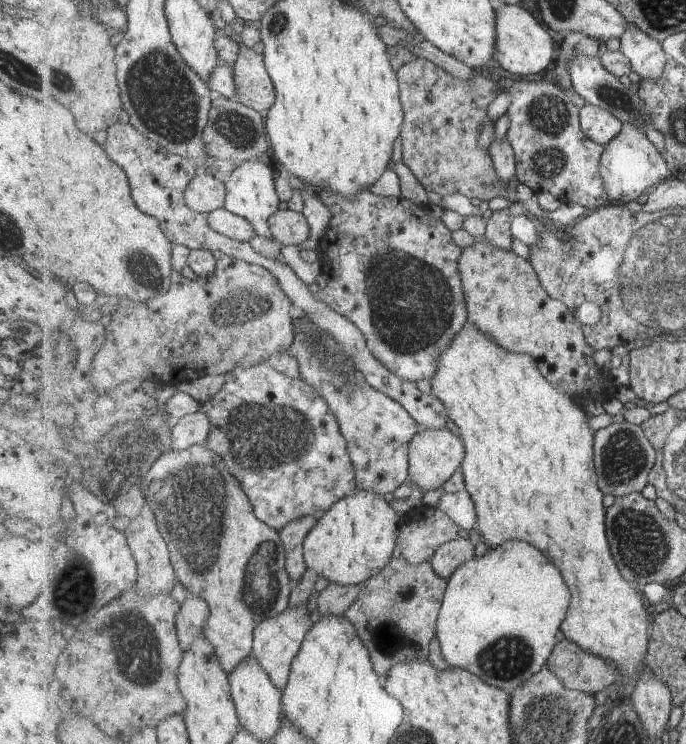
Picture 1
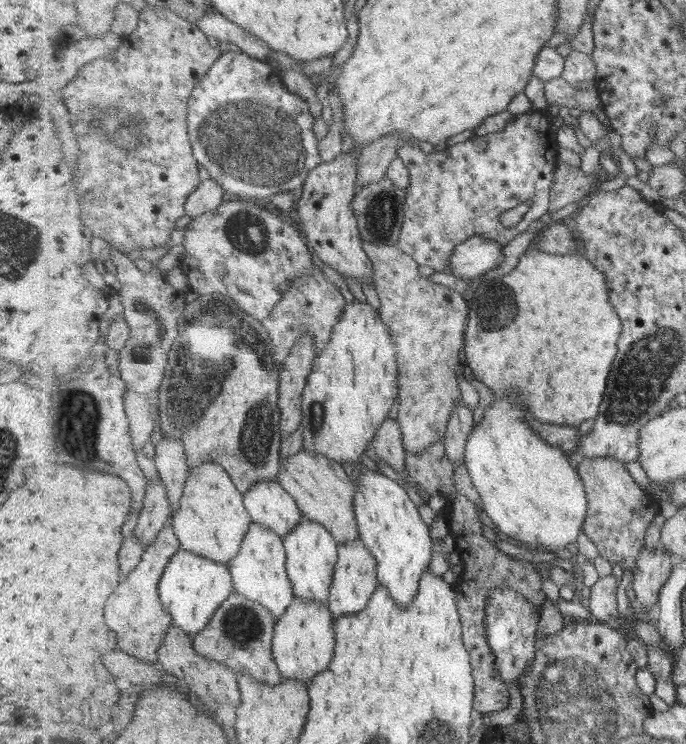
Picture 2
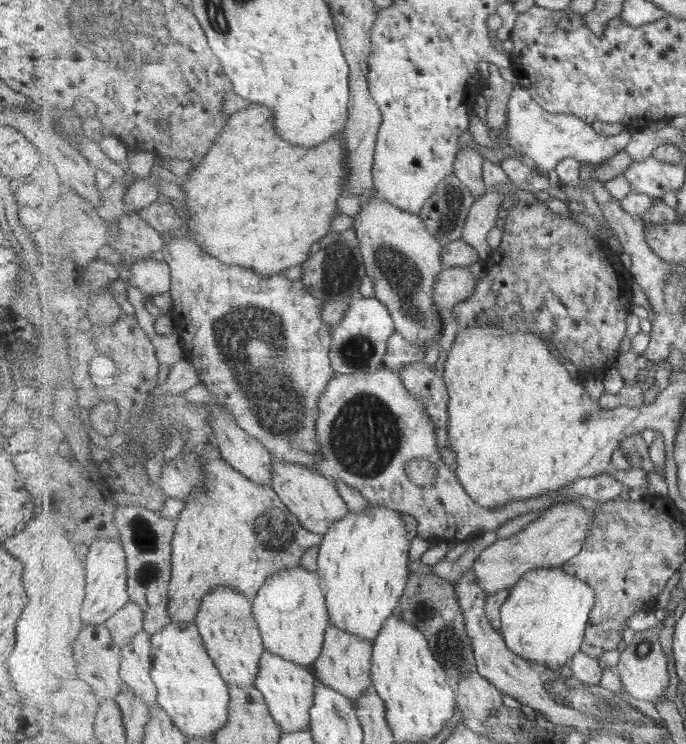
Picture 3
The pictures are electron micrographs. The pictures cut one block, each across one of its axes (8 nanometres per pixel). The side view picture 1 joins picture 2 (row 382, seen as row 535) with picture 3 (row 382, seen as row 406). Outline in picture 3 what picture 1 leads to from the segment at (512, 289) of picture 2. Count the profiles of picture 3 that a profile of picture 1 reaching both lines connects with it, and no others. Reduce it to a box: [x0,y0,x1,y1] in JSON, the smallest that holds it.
[442,324,621,509]

